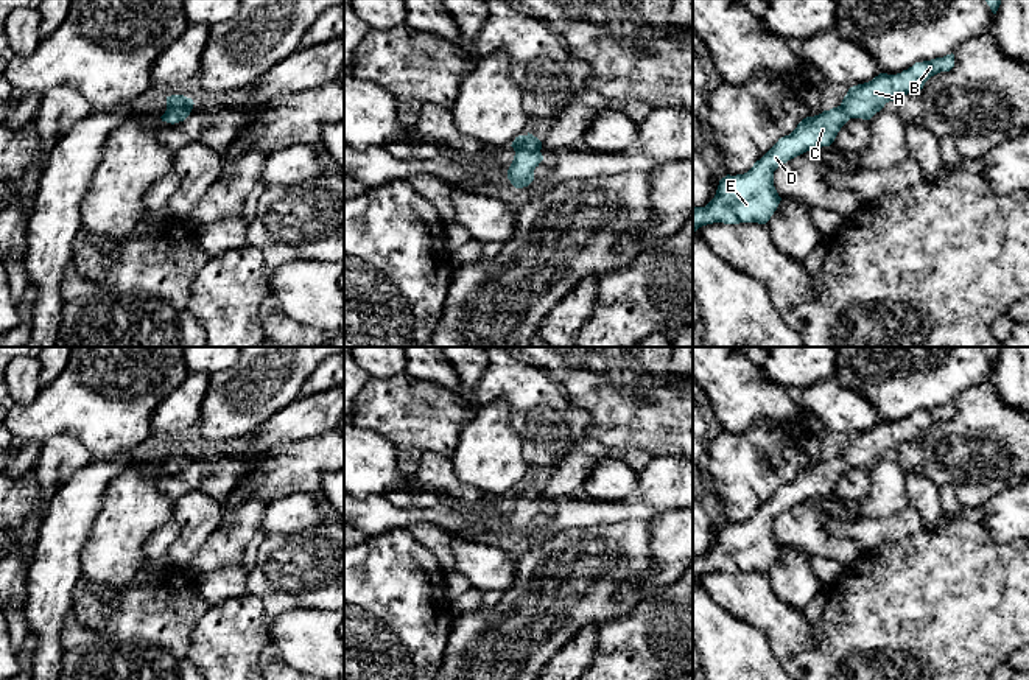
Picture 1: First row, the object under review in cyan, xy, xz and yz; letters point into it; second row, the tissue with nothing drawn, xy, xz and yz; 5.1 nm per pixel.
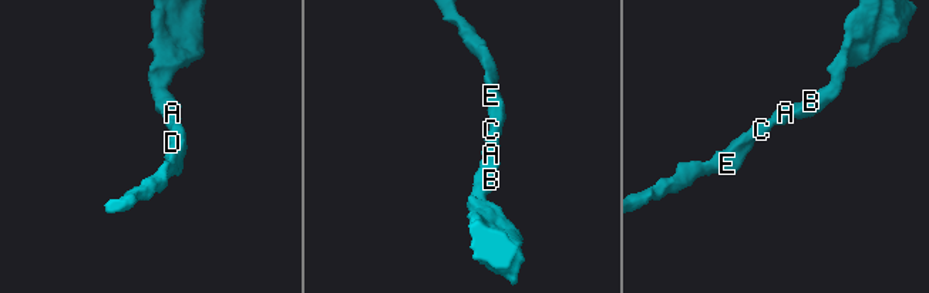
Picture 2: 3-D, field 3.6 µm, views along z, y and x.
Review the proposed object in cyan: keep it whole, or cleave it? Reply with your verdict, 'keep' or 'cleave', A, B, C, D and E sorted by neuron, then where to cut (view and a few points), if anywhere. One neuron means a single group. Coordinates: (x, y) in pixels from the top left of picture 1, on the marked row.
keep; groups A B C D E; cut none

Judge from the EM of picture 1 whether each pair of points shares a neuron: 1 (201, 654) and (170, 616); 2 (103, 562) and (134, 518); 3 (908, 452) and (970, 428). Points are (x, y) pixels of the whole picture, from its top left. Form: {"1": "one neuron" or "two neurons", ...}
{"1": "two neurons", "2": "one neuron", "3": "one neuron"}

